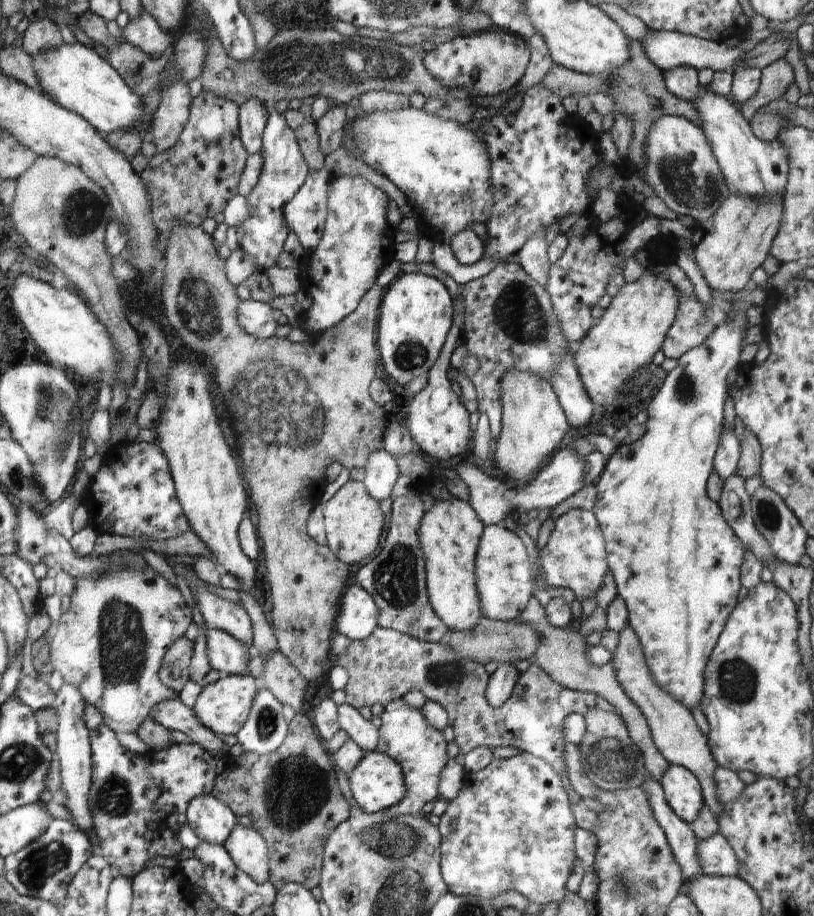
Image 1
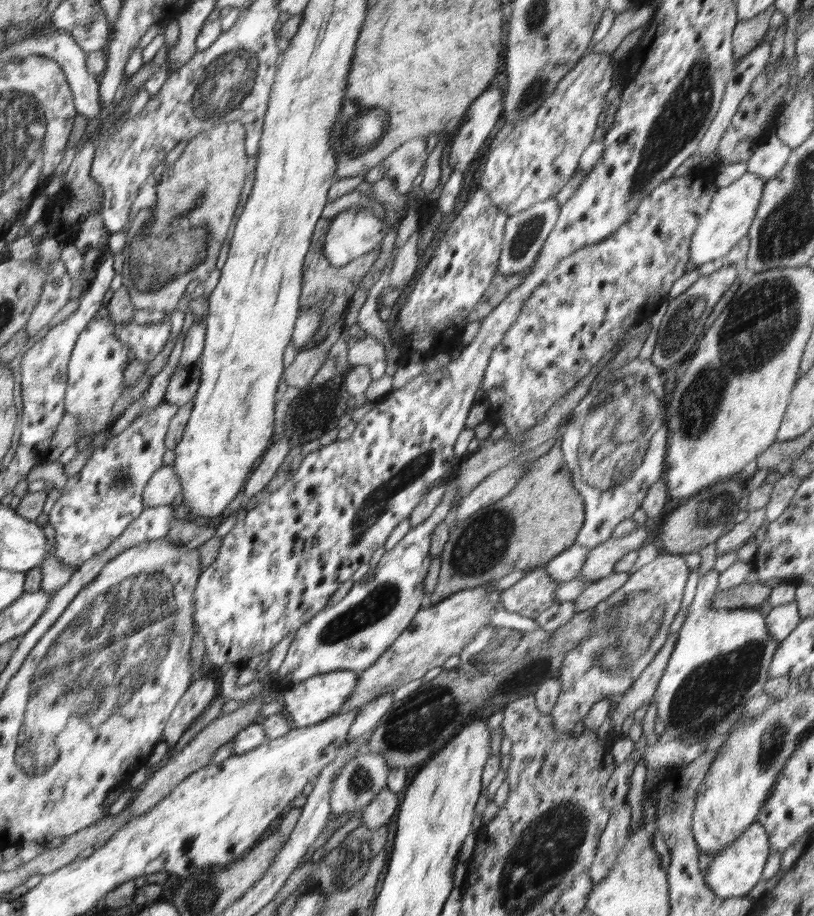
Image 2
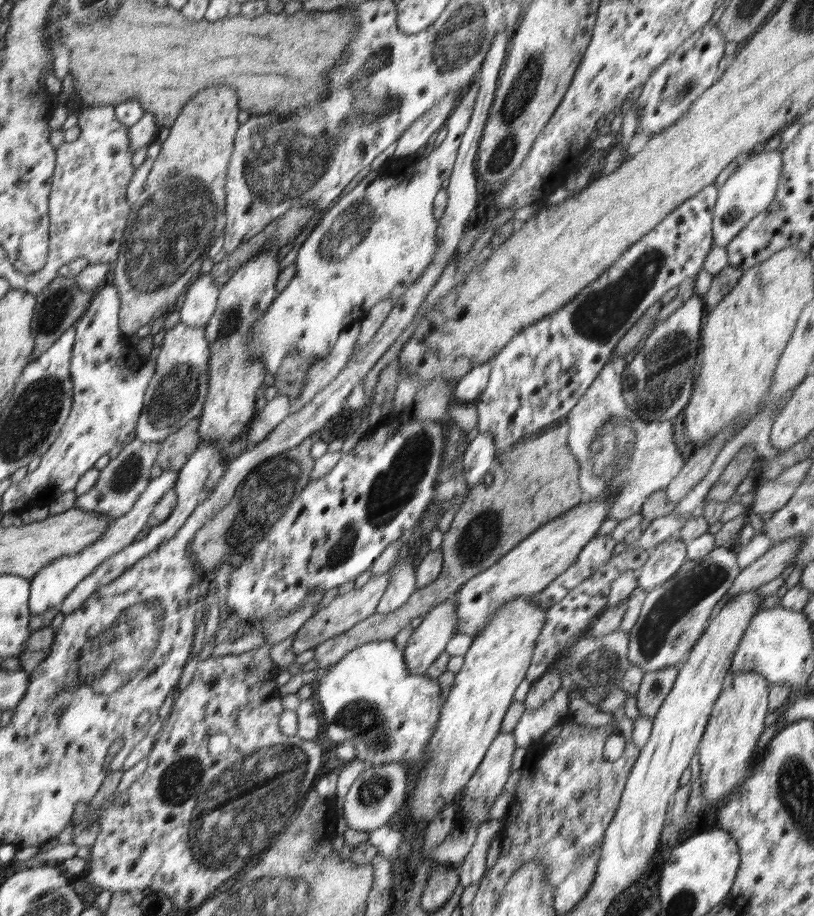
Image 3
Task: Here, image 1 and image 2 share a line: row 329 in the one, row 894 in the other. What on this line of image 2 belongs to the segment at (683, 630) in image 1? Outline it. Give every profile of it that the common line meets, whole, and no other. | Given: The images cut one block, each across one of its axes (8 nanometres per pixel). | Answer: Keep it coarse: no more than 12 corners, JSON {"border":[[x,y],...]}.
{"border":[[752,823],[712,856],[704,883],[744,897],[760,882],[770,841]]}

